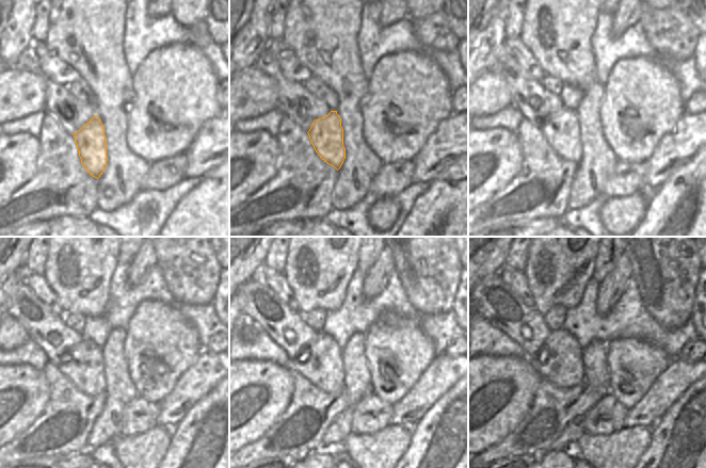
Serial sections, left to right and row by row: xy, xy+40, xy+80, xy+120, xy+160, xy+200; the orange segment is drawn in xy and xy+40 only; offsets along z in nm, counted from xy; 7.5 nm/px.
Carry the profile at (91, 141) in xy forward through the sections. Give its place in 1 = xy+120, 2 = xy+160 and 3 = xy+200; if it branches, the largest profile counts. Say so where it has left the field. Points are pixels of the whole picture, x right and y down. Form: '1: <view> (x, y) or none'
1: xy+120 (83, 365)
2: xy+160 (321, 364)
3: xy+200 (561, 361)

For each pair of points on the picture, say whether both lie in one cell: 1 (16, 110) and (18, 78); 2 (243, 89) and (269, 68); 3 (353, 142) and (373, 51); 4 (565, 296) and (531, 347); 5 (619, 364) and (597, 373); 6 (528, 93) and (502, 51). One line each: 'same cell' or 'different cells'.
1: same cell
2: different cells
3: different cells
4: different cells
5: different cells
6: same cell

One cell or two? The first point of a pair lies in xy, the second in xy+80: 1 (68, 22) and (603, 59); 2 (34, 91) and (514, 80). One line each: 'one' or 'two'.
1: two
2: two

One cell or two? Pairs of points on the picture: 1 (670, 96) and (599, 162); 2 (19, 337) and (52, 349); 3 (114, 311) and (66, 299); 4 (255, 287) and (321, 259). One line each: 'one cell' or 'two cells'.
1: two cells
2: two cells
3: two cells
4: two cells

